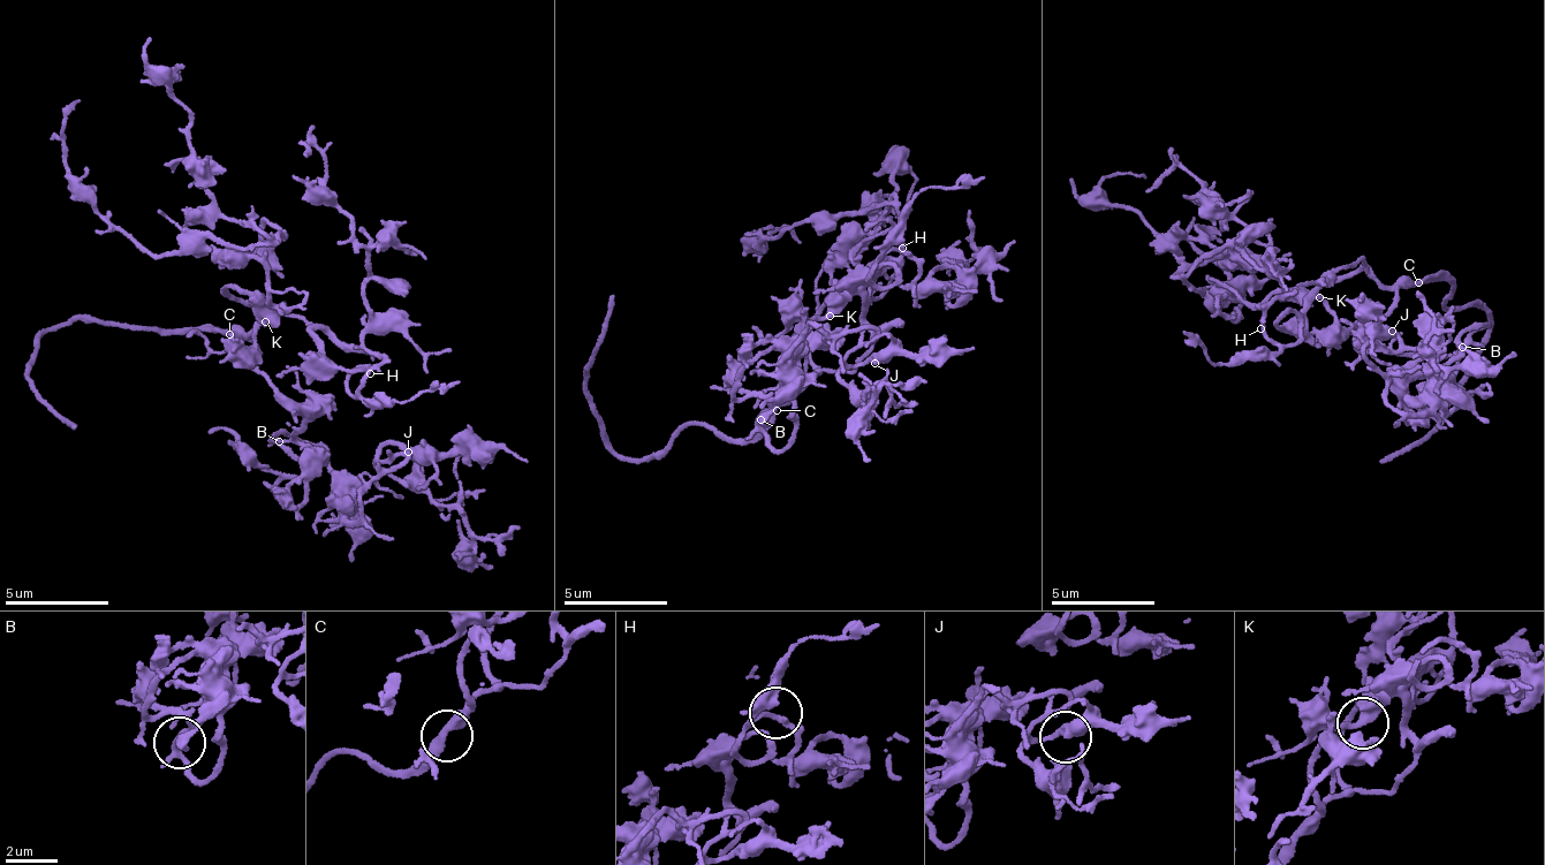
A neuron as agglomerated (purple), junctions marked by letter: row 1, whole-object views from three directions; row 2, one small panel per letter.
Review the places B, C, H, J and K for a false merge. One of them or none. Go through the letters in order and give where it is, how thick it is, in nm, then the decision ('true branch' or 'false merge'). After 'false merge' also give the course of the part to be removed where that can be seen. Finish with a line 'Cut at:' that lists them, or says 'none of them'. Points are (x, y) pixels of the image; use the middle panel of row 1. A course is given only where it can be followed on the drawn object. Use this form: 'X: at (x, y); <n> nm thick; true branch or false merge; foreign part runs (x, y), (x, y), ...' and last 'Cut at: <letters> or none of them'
B: at (760, 419); 190 nm thick; true branch
C: at (777, 410); 360 nm thick; true branch
H: at (902, 248); 200 nm thick; true branch
J: at (875, 363); 440 nm thick; true branch
K: at (830, 316); 420 nm thick; true branch
Cut at: none of them

